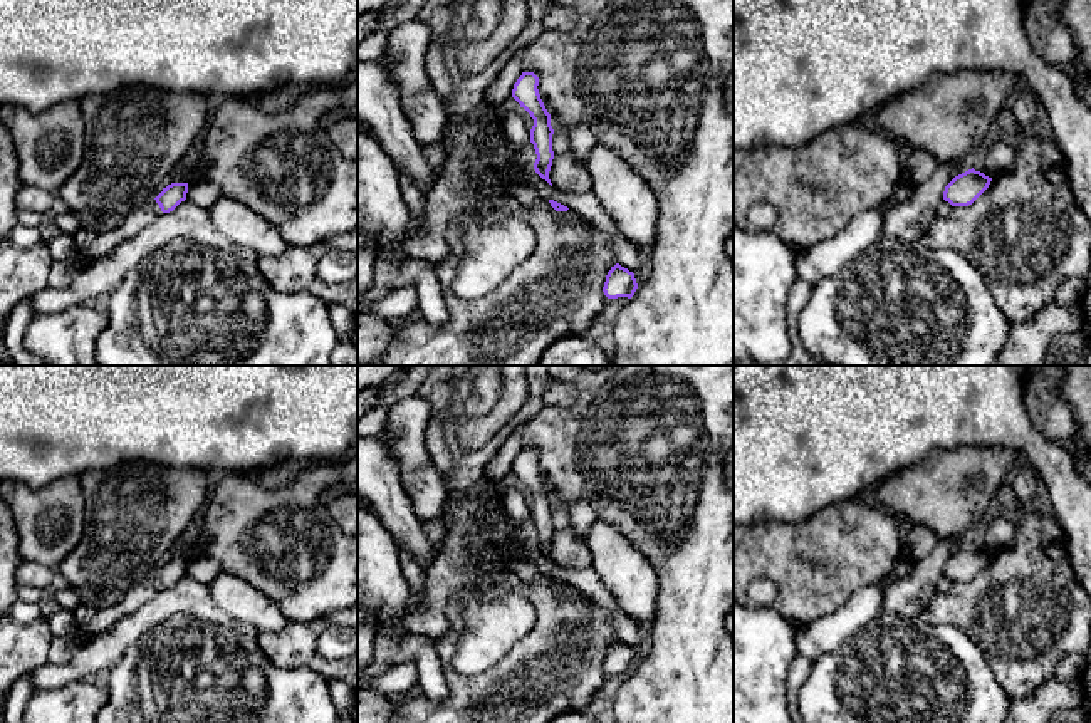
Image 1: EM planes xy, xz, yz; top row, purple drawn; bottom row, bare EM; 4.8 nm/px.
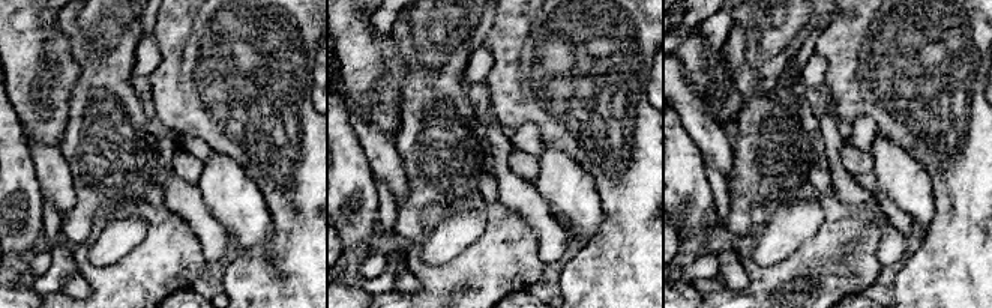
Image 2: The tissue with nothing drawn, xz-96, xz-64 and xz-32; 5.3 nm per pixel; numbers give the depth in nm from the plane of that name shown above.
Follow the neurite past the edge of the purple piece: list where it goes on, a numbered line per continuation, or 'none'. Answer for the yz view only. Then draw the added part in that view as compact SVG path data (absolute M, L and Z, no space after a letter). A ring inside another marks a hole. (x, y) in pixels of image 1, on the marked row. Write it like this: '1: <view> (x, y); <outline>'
none

